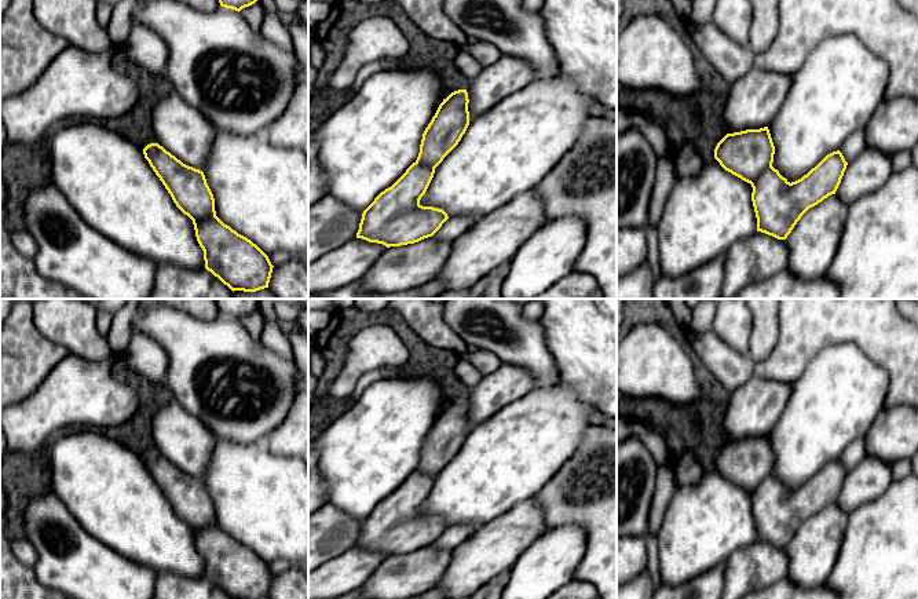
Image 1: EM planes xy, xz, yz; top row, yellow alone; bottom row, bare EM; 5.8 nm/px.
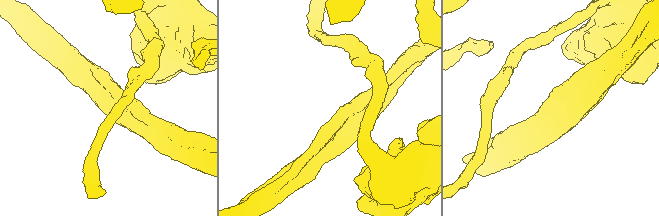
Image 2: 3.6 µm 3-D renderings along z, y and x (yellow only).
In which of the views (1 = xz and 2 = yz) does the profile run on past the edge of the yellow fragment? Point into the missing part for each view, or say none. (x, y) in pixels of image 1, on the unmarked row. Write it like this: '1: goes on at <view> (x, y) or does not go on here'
1: does not go on here
2: does not go on here

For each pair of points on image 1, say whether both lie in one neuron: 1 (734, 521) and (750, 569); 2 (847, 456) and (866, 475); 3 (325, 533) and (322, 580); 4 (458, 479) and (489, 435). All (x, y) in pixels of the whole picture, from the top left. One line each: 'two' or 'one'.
1: two
2: two
3: two
4: one

